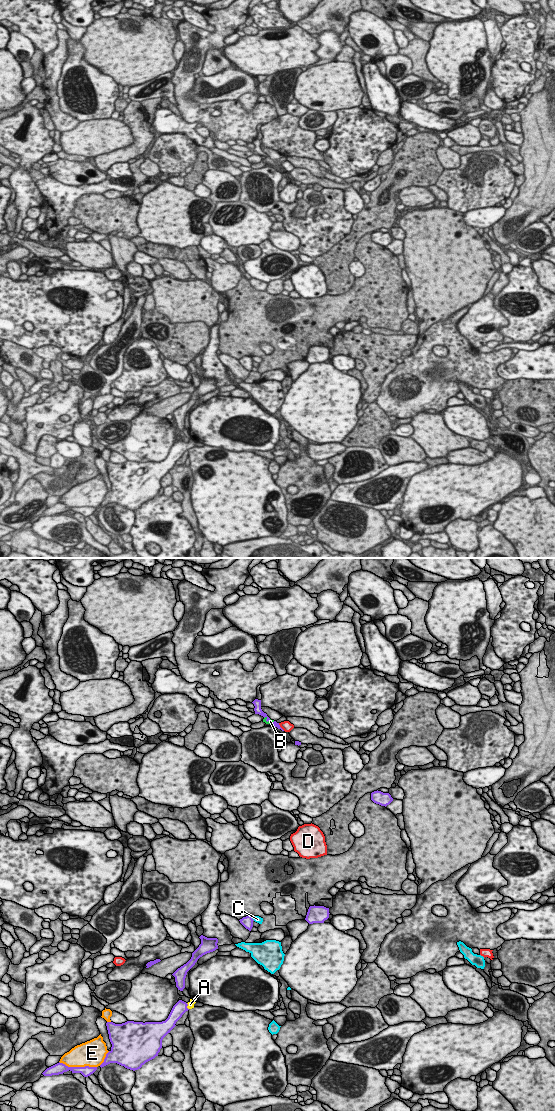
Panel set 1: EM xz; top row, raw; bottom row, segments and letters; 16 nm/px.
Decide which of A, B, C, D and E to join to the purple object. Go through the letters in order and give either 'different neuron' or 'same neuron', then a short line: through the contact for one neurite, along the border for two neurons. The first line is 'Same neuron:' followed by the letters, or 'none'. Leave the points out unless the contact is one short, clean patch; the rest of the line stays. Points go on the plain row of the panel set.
Same neuron: A, B
A: same neuron; line xz (180, 447), (187, 445), (190, 444)
B: same neuron; line xz (257, 149), (267, 161), (270, 161)
C: different neuron
D: different neuron
E: different neuron

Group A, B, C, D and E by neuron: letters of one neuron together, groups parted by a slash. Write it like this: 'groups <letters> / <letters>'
groups A B / C / D / E

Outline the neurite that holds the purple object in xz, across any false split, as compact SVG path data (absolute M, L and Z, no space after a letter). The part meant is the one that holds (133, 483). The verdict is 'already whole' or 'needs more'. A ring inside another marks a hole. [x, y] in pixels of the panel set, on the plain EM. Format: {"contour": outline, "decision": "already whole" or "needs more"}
{"contour": "M192 439L188 443L179 440L168 458L162 462L107 462L112 487L100 507L117 503L133 511L140 509L146 502L158 496L163 478L176 466L176 462L186 451L194 448L195 443Z", "decision": "needs more"}

